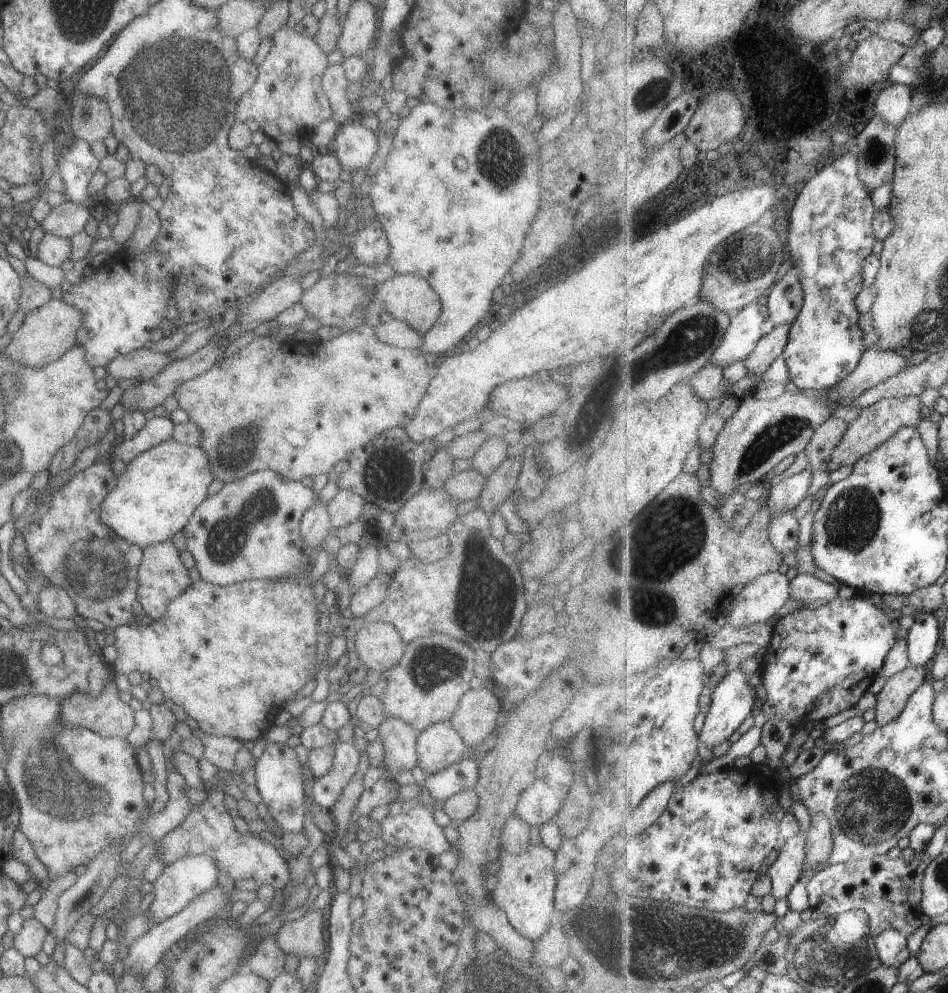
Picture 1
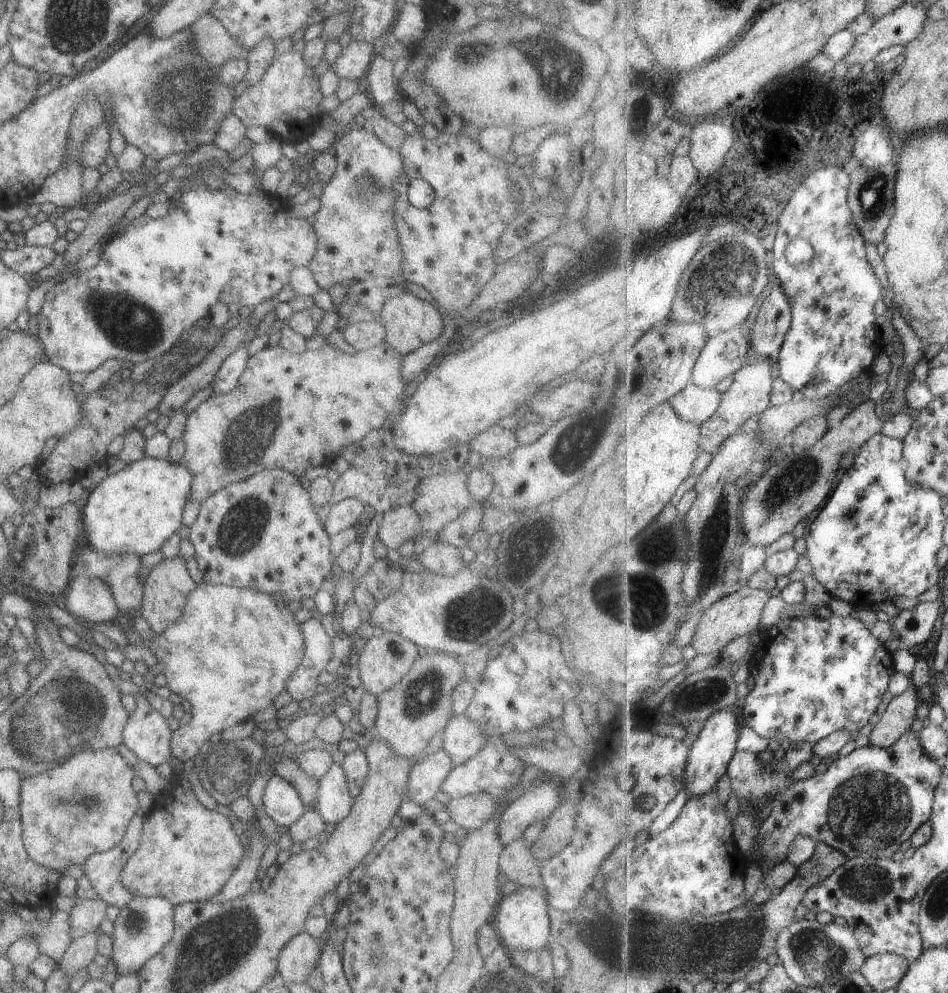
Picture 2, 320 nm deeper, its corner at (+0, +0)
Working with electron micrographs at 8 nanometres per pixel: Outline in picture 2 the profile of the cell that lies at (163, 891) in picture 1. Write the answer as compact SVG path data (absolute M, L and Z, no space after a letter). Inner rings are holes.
M133 895L125 906L119 909L113 920L111 932L112 949L109 958L113 961L116 974L136 973L172 937L174 906L165 897L142 897Z

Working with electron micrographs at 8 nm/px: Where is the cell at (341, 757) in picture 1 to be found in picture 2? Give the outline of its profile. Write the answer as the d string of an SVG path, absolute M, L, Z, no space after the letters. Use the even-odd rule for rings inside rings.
M333 763L316 783L314 809L324 823L338 823L352 805L352 796L348 793L341 767Z

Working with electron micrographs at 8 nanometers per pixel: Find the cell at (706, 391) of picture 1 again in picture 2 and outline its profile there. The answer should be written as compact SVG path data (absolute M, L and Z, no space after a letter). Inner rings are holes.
M693 384L679 391L670 403L683 420L700 426L717 412L721 401L722 393L716 388L704 389Z

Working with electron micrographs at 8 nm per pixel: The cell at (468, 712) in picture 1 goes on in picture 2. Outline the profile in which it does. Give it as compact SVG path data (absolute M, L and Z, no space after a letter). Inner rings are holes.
M455 716L443 728L441 749L449 756L453 768L471 758L485 741L476 724L465 716Z

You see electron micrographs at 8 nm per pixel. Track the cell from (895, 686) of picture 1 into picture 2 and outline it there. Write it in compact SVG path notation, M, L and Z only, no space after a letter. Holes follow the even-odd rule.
M911 683L907 690L894 697L874 726L869 744L891 748L905 733L909 733L921 701L917 688Z

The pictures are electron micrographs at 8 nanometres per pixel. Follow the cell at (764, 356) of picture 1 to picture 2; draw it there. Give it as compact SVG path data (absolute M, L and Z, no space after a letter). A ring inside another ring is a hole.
M763 358L752 365L744 365L744 367L734 374L735 380L732 387L722 393L722 401L717 412L707 420L700 424L701 436L699 436L699 450L701 452L710 453L713 457L716 454L716 448L727 440L731 435L735 435L741 426L753 418L760 416L769 409L771 405L771 390L773 390L773 370L775 364L770 358Z

